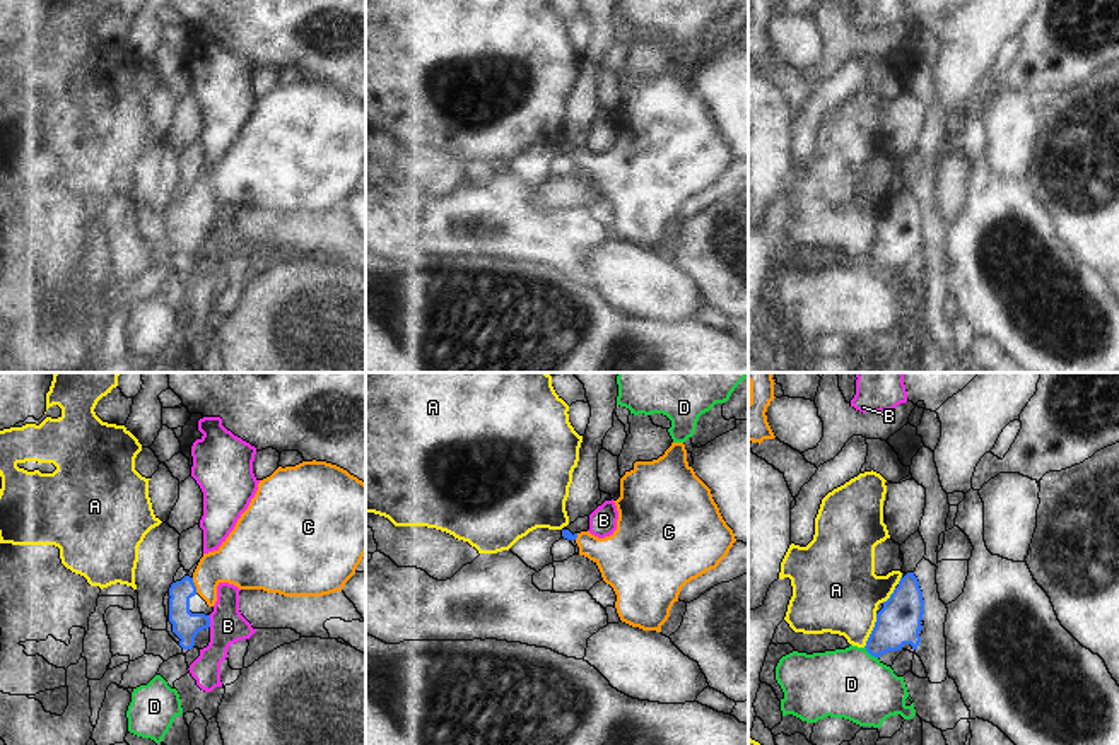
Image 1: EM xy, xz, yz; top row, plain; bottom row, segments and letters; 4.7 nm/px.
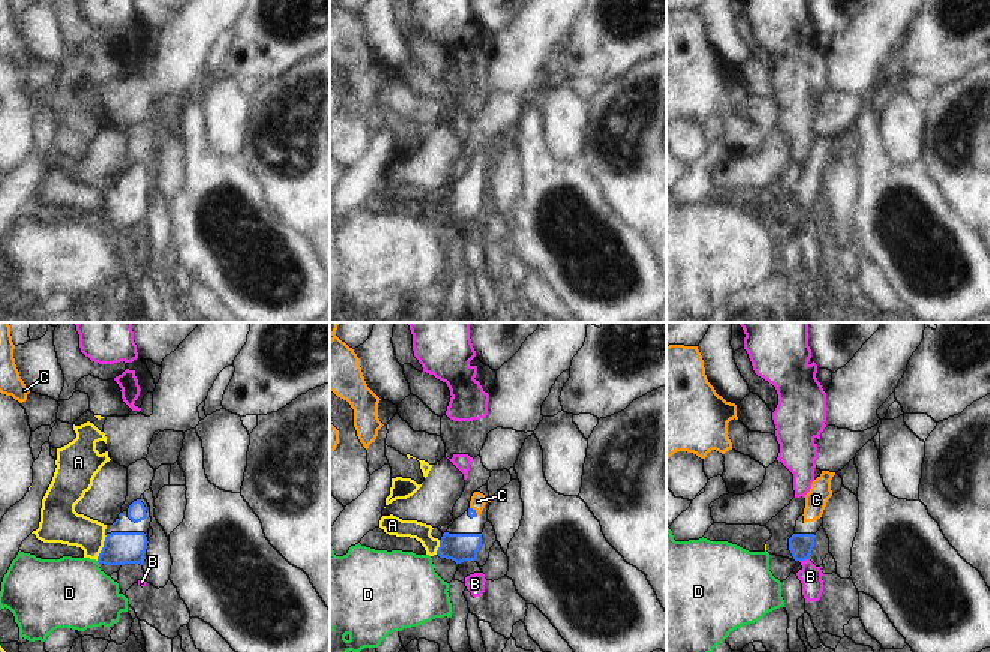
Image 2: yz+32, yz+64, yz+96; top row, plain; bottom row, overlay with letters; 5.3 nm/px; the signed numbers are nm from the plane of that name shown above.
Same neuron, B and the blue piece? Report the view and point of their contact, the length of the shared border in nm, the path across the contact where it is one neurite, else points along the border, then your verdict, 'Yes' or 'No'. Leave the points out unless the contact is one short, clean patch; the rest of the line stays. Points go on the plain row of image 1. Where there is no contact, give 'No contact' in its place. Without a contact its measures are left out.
Touches blue at xy (209, 238). Shared border 60 nm. Boundary: xy (207, 233), (210, 243). No

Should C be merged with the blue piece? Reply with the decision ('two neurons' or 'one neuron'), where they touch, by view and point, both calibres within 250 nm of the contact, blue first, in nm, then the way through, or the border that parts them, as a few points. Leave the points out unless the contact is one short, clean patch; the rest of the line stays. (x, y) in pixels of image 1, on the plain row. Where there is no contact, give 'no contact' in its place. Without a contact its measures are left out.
one neuron | xy (193, 202) | 130/240 nm | across xy (185, 241), (183, 212), (193, 202), (217, 183), (240, 178)

